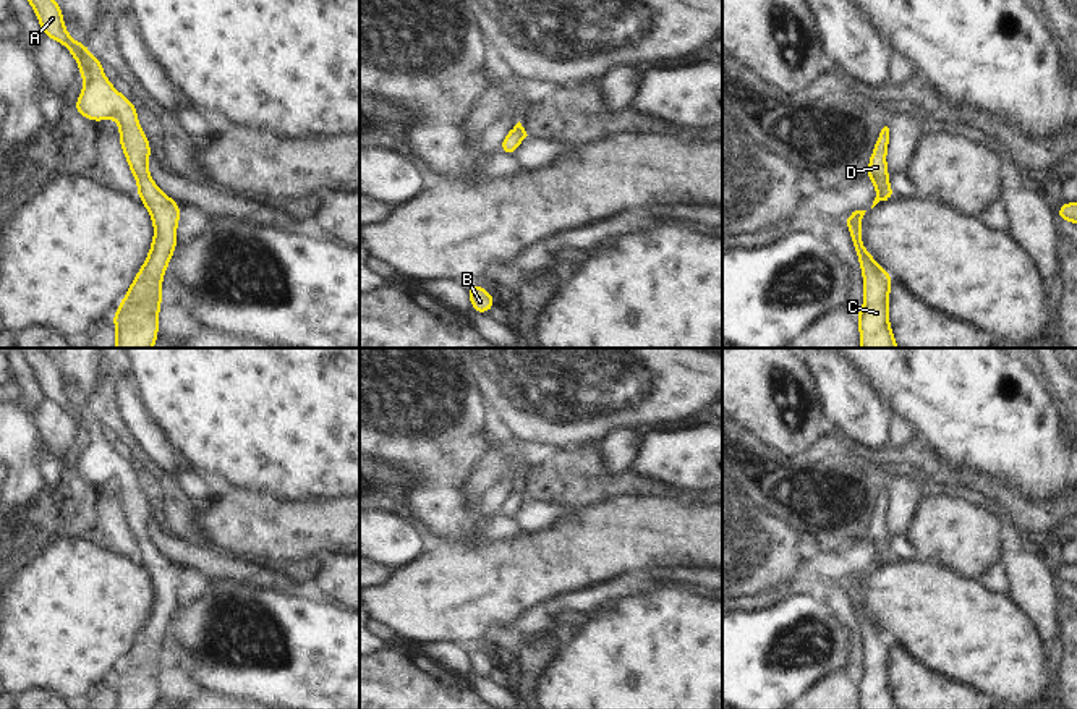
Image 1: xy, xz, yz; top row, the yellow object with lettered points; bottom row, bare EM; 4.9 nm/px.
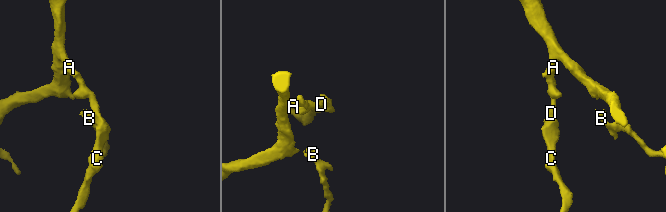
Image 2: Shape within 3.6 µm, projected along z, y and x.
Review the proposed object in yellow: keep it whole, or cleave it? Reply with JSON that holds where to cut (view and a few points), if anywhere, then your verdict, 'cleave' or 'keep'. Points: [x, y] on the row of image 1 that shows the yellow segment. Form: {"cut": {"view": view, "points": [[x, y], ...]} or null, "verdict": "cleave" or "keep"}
{"cut": null, "verdict": "keep"}

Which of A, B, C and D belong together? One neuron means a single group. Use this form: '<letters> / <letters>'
A B C D

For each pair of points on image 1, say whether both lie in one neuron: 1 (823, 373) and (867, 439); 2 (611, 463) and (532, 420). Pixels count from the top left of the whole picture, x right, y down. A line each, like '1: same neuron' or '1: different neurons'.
1: same neuron
2: different neurons

